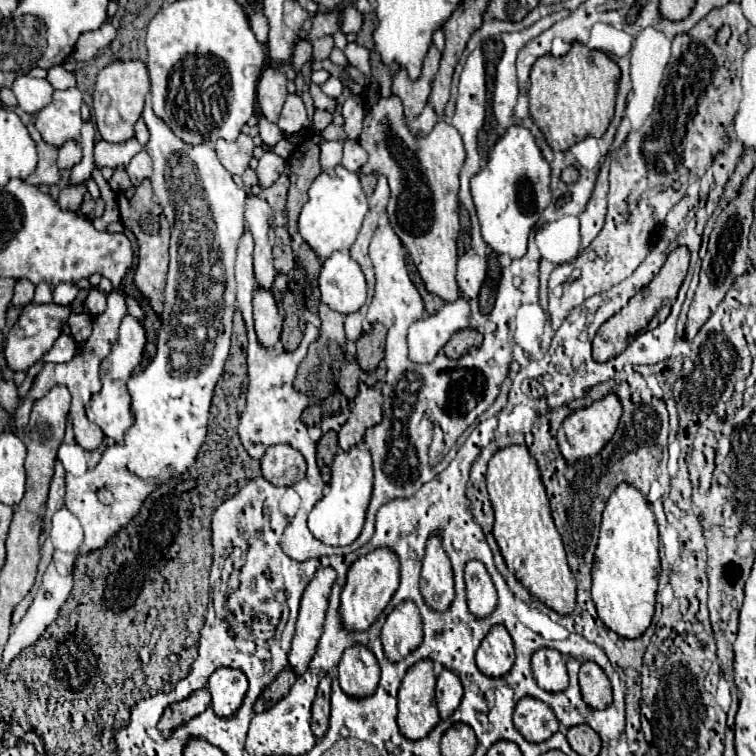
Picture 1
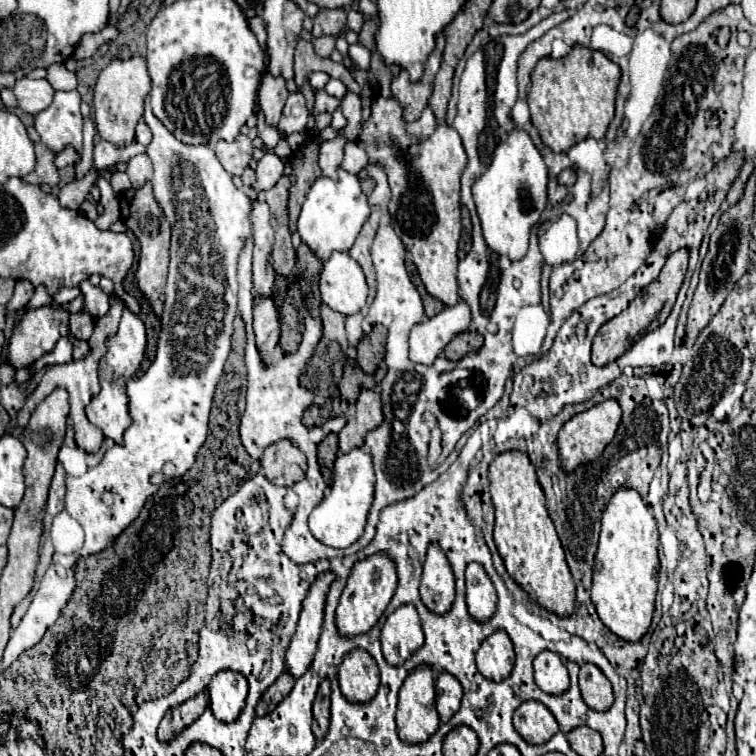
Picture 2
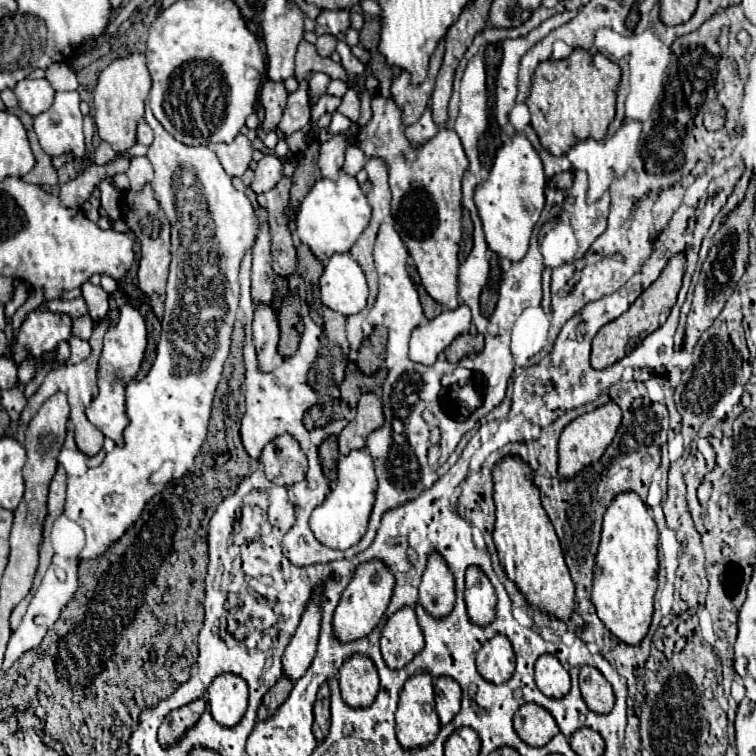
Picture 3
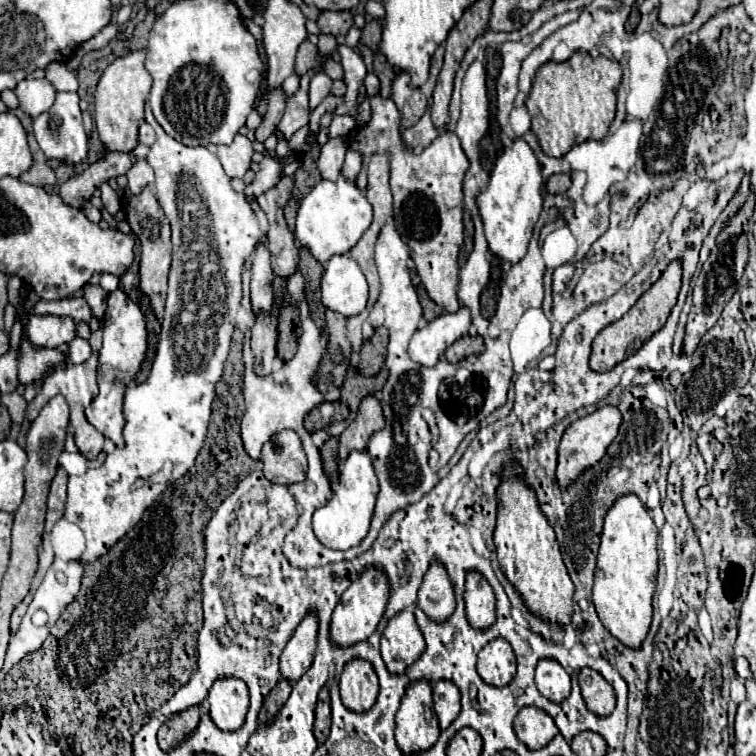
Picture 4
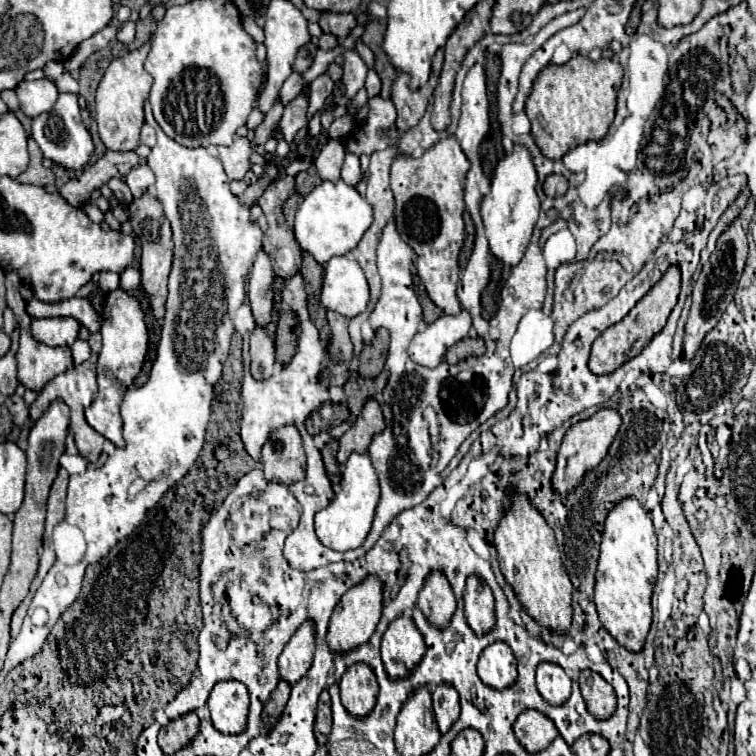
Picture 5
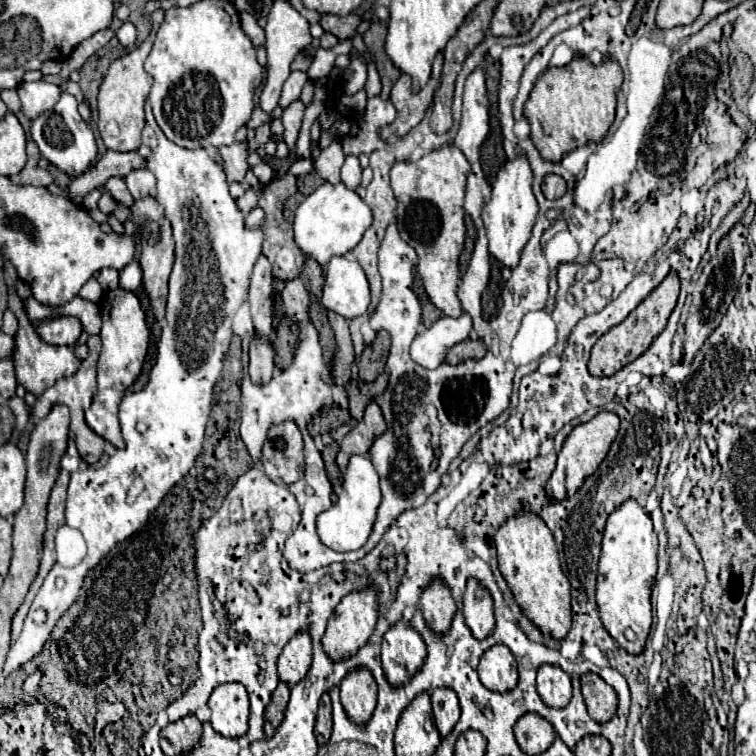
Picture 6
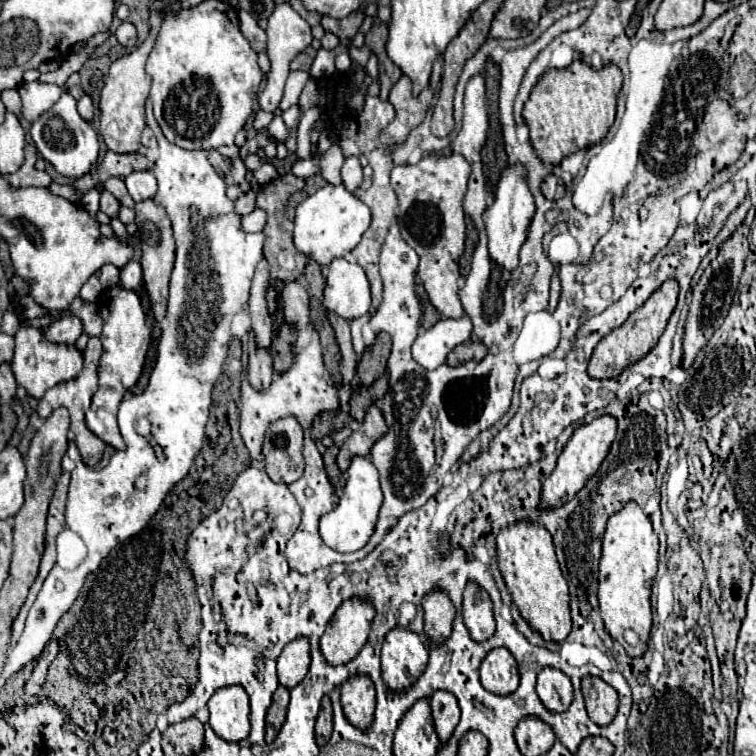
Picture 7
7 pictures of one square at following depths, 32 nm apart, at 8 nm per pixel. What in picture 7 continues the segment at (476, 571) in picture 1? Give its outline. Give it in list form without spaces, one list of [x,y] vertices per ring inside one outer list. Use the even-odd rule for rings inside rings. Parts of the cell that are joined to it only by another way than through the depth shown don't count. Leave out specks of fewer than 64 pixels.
[[[468,584],[464,590],[464,608],[462,608],[464,624],[474,642],[484,642],[494,634],[494,616],[492,602],[488,594],[476,584]]]

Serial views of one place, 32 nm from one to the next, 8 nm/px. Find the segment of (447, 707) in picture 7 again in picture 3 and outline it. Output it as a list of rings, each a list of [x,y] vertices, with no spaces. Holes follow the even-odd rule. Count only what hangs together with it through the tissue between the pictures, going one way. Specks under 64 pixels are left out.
[[[438,678],[434,684],[434,700],[436,700],[436,712],[440,718],[440,726],[446,726],[452,722],[452,718],[460,712],[460,686],[452,678]]]

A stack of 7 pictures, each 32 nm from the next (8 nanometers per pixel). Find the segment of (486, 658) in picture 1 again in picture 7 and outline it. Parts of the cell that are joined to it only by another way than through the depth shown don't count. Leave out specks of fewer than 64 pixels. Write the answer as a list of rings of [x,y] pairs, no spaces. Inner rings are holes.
[[[506,648],[488,652],[480,666],[480,680],[482,686],[496,696],[512,694],[520,684],[520,672],[514,656]]]

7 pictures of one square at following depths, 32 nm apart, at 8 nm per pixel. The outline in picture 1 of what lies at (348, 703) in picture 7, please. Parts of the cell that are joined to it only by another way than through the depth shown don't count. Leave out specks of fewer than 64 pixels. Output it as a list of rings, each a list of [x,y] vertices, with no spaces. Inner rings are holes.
[[[352,646],[338,664],[340,688],[350,698],[368,698],[380,682],[380,666],[366,646]]]

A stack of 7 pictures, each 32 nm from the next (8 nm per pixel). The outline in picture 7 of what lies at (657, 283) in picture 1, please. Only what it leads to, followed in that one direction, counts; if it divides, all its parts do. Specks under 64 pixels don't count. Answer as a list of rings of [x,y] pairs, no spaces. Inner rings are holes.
[[[668,280],[664,282],[646,302],[644,306],[640,306],[636,312],[630,314],[628,322],[620,328],[616,328],[612,334],[608,334],[606,338],[600,340],[600,344],[596,346],[590,364],[588,364],[588,376],[596,378],[596,380],[606,380],[606,378],[616,378],[620,376],[628,366],[632,366],[634,362],[638,362],[640,358],[644,358],[660,340],[660,336],[664,334],[664,328],[668,324],[668,318],[672,316],[674,308],[676,308],[676,298],[678,298],[678,284],[676,280]]]

